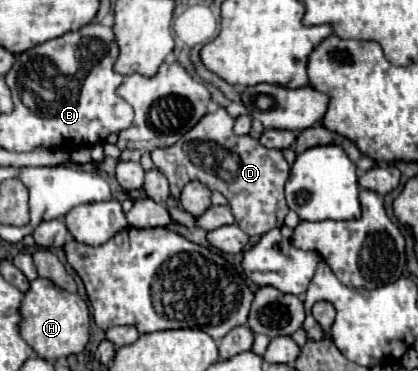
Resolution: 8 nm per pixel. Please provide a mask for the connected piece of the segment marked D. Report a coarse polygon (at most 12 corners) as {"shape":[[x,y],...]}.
{"shape":[[209,112],[151,160],[173,198],[199,180],[247,236],[281,228],[289,164]]}

